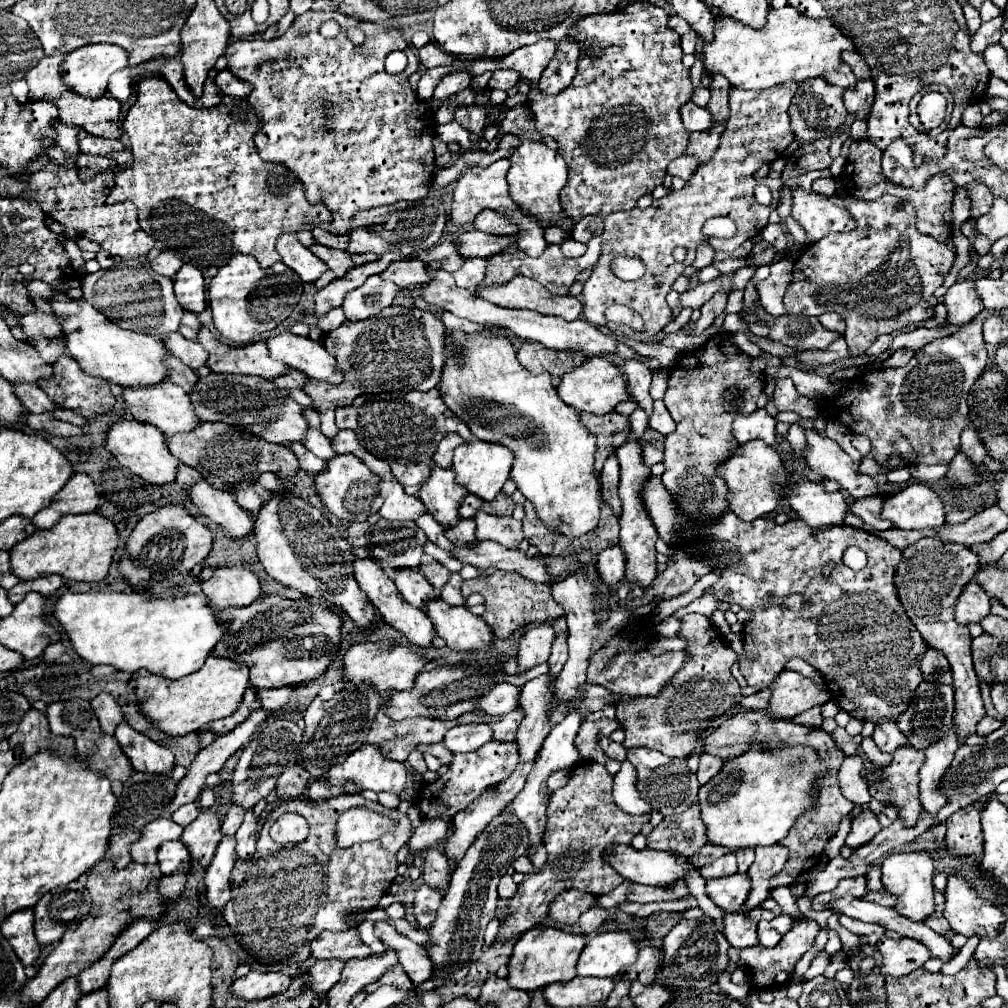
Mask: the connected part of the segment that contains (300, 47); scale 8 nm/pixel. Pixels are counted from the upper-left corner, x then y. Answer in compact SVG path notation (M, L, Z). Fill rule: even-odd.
M337 10L333 12L305 12L303 16L297 16L295 22L291 24L291 28L285 32L285 36L281 38L273 38L273 40L263 40L261 34L253 36L251 40L237 40L237 42L231 42L225 50L225 56L227 56L227 62L229 62L229 70L249 82L253 86L253 92L247 96L249 104L259 112L259 116L263 116L263 128L261 132L255 136L255 146L257 146L257 152L259 156L265 160L265 162L277 162L277 164L285 164L287 168L291 168L299 180L305 184L305 190L307 190L307 200L311 204L325 204L327 210L343 224L341 228L341 234L345 234L349 230L349 220L351 216L355 216L355 212L361 212L361 210L369 210L369 208L377 208L377 206L385 206L385 204L395 204L399 200L407 200L407 202L413 202L413 200L423 200L429 192L429 188L425 186L425 180L429 180L433 176L433 166L435 166L435 154L433 154L433 136L435 136L435 116L433 112L427 112L427 102L419 102L419 98L415 96L413 88L409 86L409 76L413 72L417 72L419 68L419 62L417 62L417 56L415 52L411 50L411 46L403 46L401 42L401 34L397 28L385 28L381 24L373 24L373 22L363 22L363 20L355 20L351 16L345 16ZM325 20L337 20L341 24L341 32L335 36L335 38L323 38L321 32L319 32L319 26L325 22ZM351 26L359 26L363 28L365 32L365 42L361 46L355 46L349 38L347 38L347 28ZM393 50L403 50L407 56L409 56L409 64L407 68L401 72L401 74L387 74L385 72L385 58L389 52Z

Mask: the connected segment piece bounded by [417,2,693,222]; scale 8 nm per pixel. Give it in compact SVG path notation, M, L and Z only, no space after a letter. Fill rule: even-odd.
M633 2L615 12L591 14L575 20L575 28L569 34L569 40L577 42L581 48L577 76L567 90L555 96L547 96L537 88L538 75L542 75L546 63L550 62L552 51L557 49L557 42L553 40L539 40L537 44L517 48L509 56L497 60L457 60L451 66L429 68L419 80L417 94L421 100L431 100L437 82L453 70L467 70L473 76L499 68L519 72L521 78L527 78L531 82L527 102L531 106L537 130L543 136L557 140L557 152L569 166L569 180L561 190L561 204L567 216L579 222L583 216L607 216L611 212L629 211L635 208L641 196L651 194L659 184L663 184L669 162L685 152L689 138L689 132L679 120L679 108L691 98L693 86L689 68L685 68L681 62L681 36L667 26L667 20L669 14L649 2Z

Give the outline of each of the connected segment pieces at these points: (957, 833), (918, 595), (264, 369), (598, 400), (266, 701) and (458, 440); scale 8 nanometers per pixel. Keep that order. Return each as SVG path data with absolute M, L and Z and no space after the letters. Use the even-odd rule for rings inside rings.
M975 806L961 808L955 816L949 816L945 846L951 856L983 856L983 834L981 834L981 812Z
M921 538L903 550L903 560L899 562L895 572L897 596L907 616L921 632L927 646L943 652L951 664L955 688L955 728L959 744L965 744L965 740L975 734L979 720L985 716L979 678L971 662L971 634L967 626L955 622L955 602L963 588L973 582L977 570L977 554L973 554L963 544L945 544L937 538Z
M207 326L199 332L199 342L209 352L209 368L219 374L247 374L273 380L285 376L291 368L269 356L265 342L255 342L249 346L231 348L219 342Z
M603 356L587 358L585 364L567 372L567 376L561 378L557 394L563 402L573 406L575 410L591 412L591 414L599 414L599 416L609 414L611 410L615 410L615 406L619 402L625 402L629 398L629 390L627 390L627 382L625 382L623 372Z
M287 686L287 688L275 688L275 690L255 688L255 694L257 694L263 710L279 710L289 700L293 690L295 688L291 688L291 686Z
M447 434L441 442L439 442L439 448L433 456L433 462L435 466L439 468L451 468L451 458L453 458L453 450L463 444L463 438L457 436L457 434Z

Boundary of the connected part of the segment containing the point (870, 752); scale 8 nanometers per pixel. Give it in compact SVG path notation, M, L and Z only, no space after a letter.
M872 737L863 738L863 742L861 742L861 750L863 750L863 754L869 758L869 762L875 764L875 766L887 766L887 764L893 760L891 754L881 752L881 750L875 746Z

